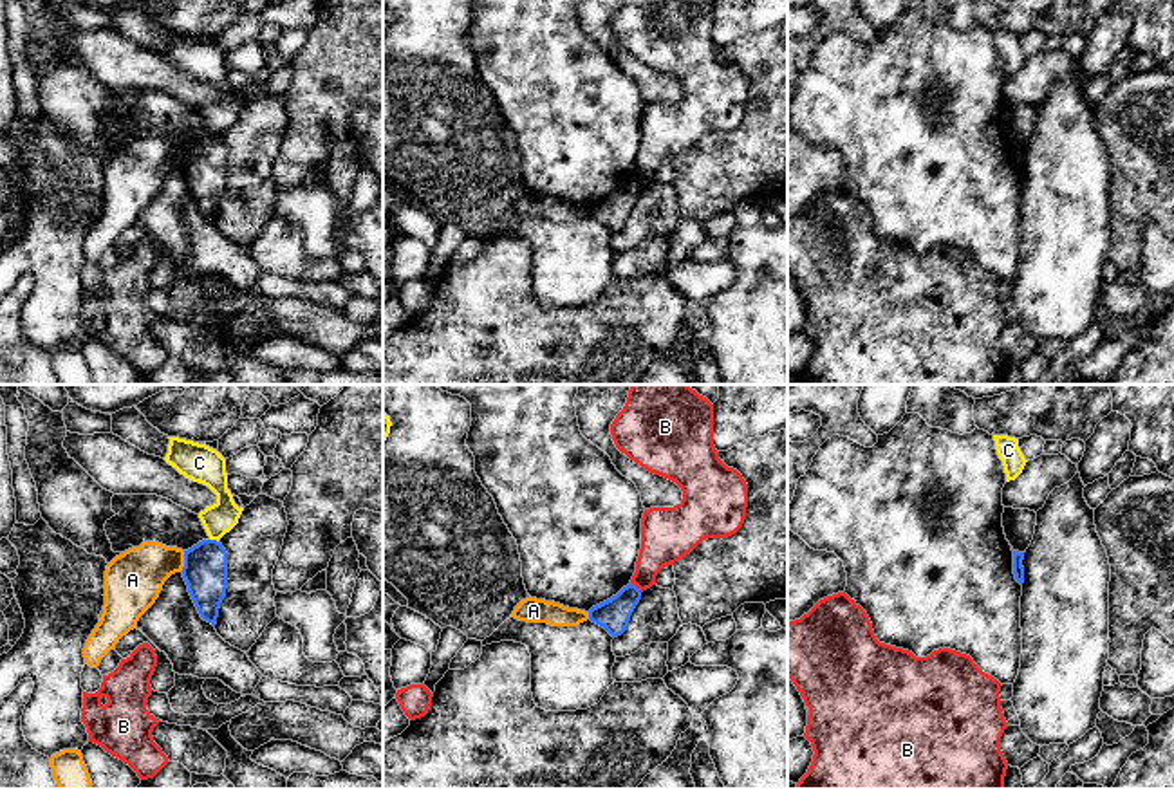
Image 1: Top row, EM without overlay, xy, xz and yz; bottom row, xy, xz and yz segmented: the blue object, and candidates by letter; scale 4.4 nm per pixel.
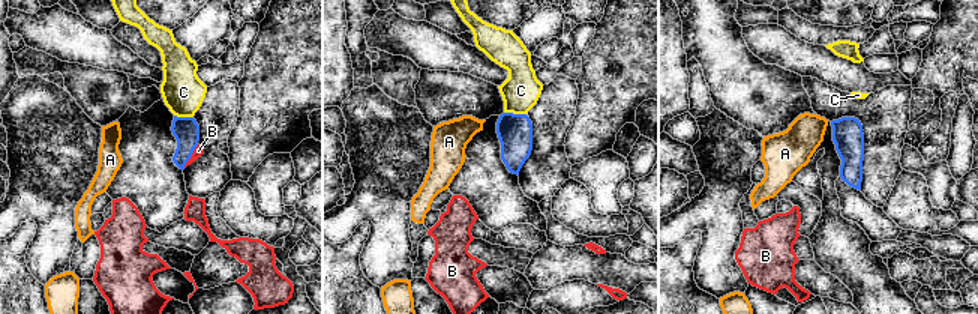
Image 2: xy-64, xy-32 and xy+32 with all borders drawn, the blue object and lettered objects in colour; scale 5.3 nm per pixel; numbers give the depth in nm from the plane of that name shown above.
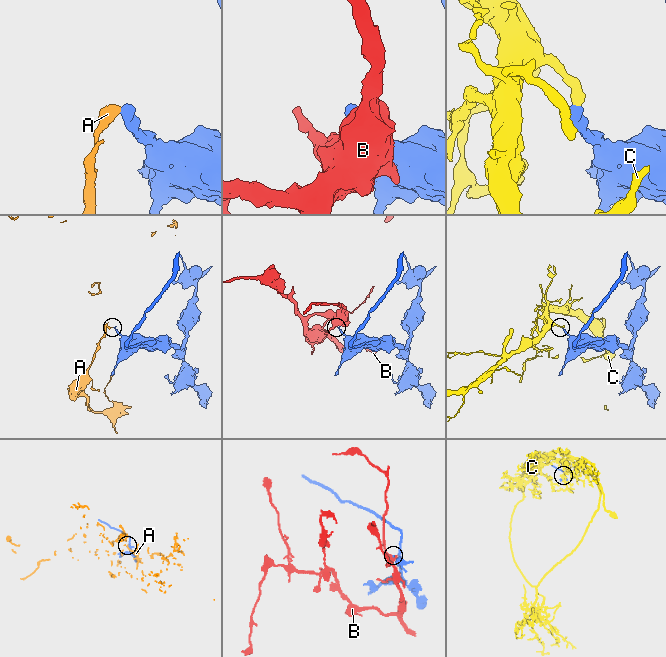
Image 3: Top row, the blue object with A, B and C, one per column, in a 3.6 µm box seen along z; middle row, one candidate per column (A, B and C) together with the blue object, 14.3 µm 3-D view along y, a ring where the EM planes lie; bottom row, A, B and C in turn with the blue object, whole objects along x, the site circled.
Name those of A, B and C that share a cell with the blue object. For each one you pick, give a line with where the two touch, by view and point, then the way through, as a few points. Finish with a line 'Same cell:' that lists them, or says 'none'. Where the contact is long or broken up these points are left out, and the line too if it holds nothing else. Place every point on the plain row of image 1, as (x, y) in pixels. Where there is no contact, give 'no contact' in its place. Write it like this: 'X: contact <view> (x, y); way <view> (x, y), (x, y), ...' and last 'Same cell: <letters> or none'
Same cell: none

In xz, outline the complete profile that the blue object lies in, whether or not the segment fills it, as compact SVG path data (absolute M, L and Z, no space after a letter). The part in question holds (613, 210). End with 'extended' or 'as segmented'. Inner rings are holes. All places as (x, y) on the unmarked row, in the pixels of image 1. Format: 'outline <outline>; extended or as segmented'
outline M629 179L610 195L592 202L589 206L589 215L603 222L612 233L618 233L627 226L630 211L639 195L641 186Z; as segmented

